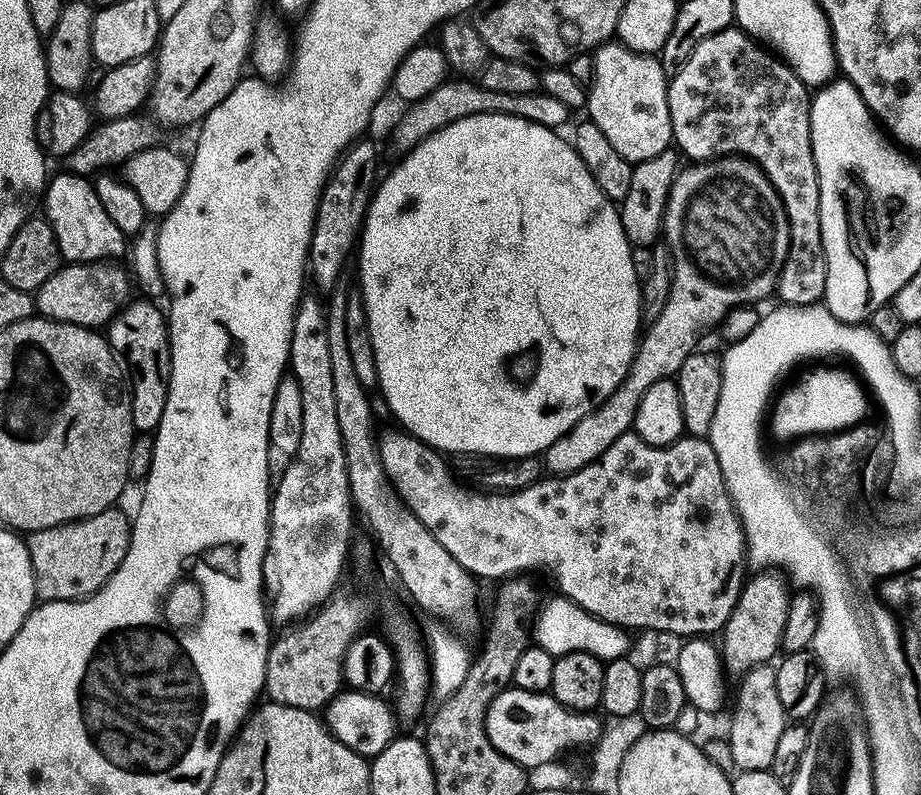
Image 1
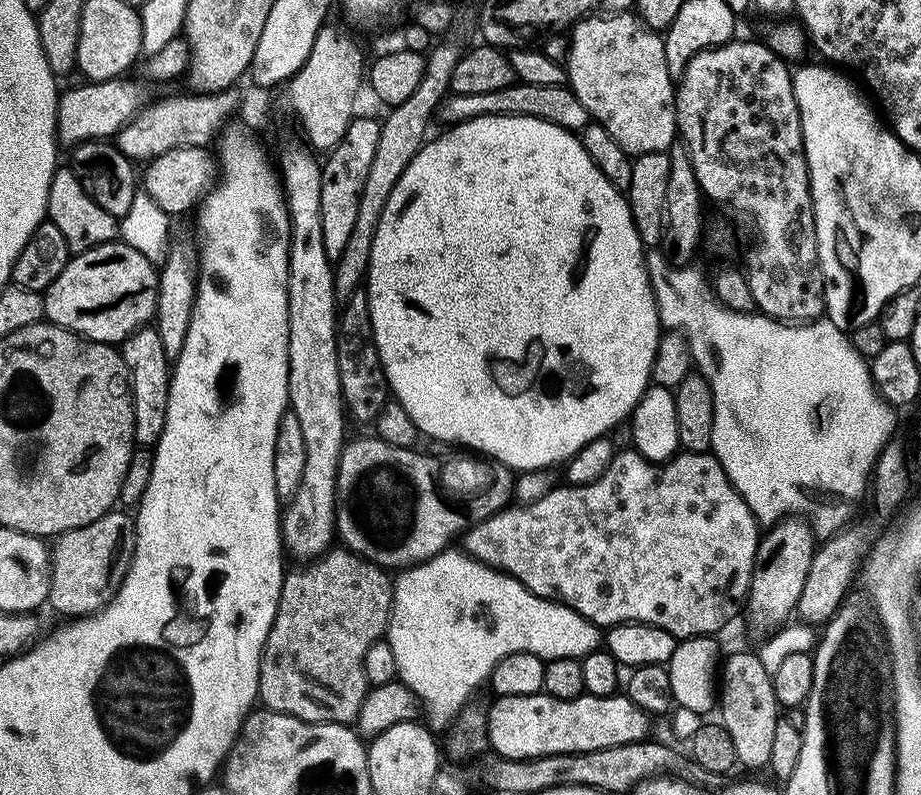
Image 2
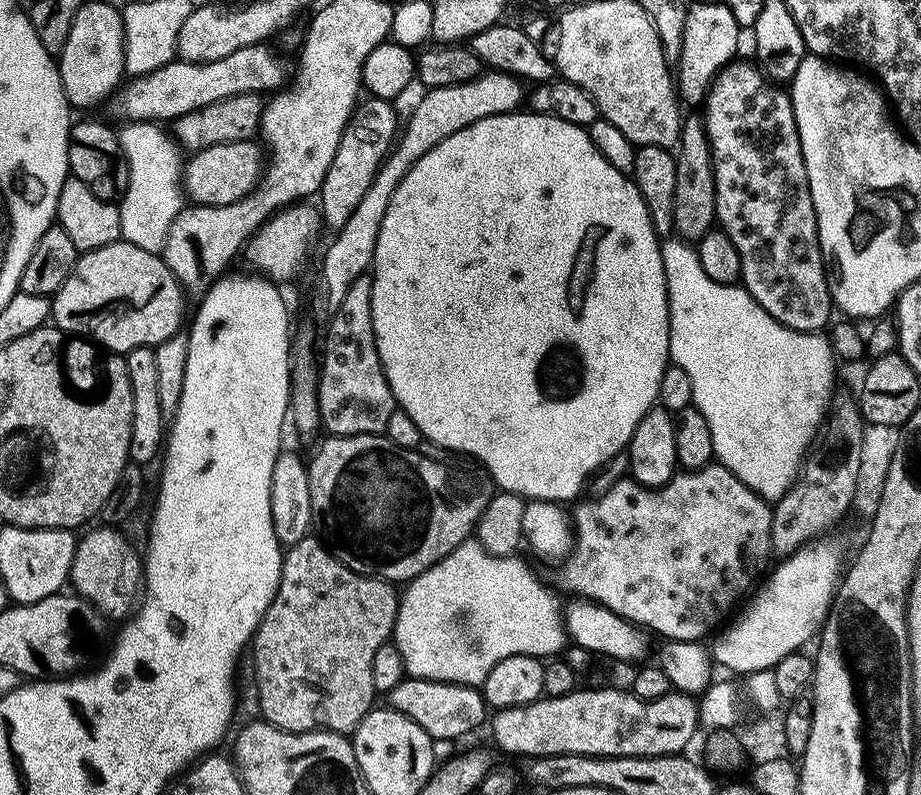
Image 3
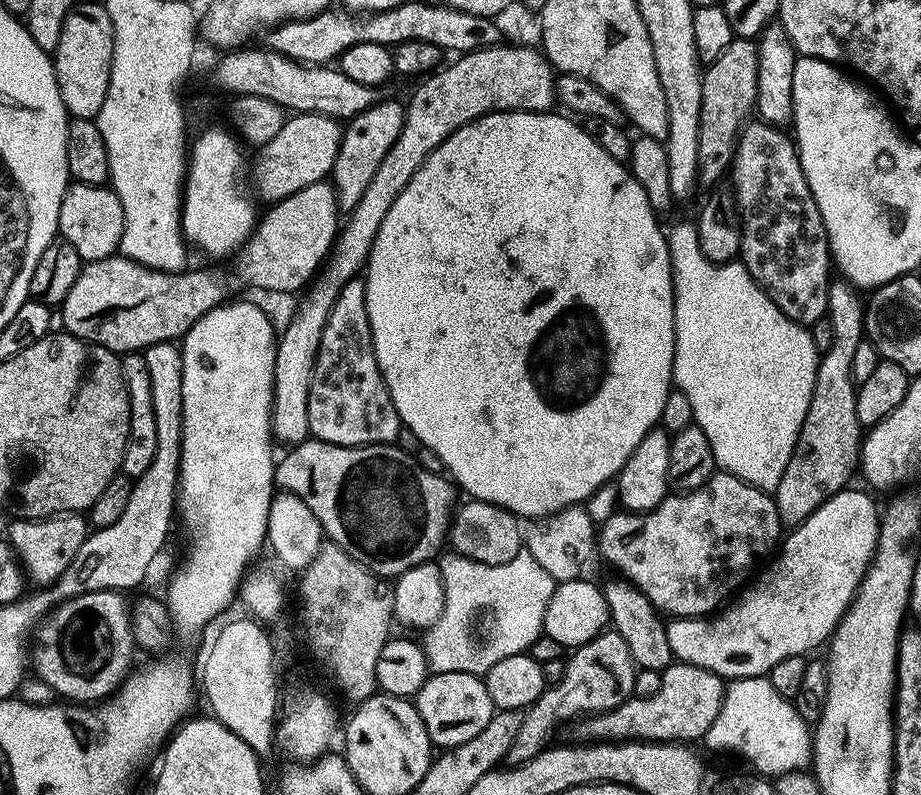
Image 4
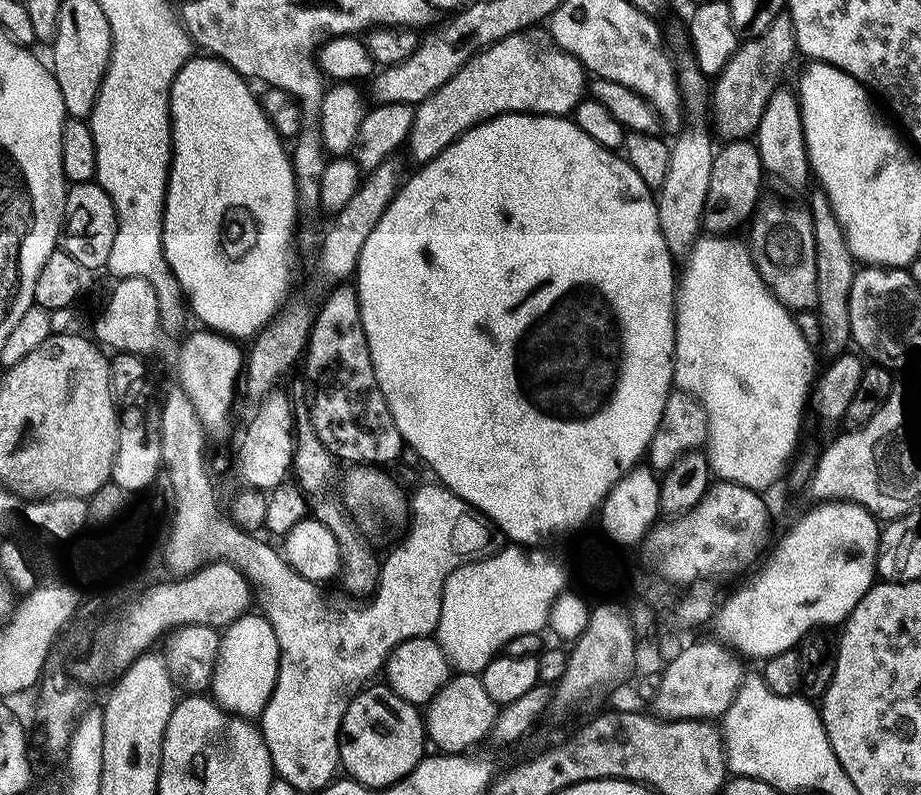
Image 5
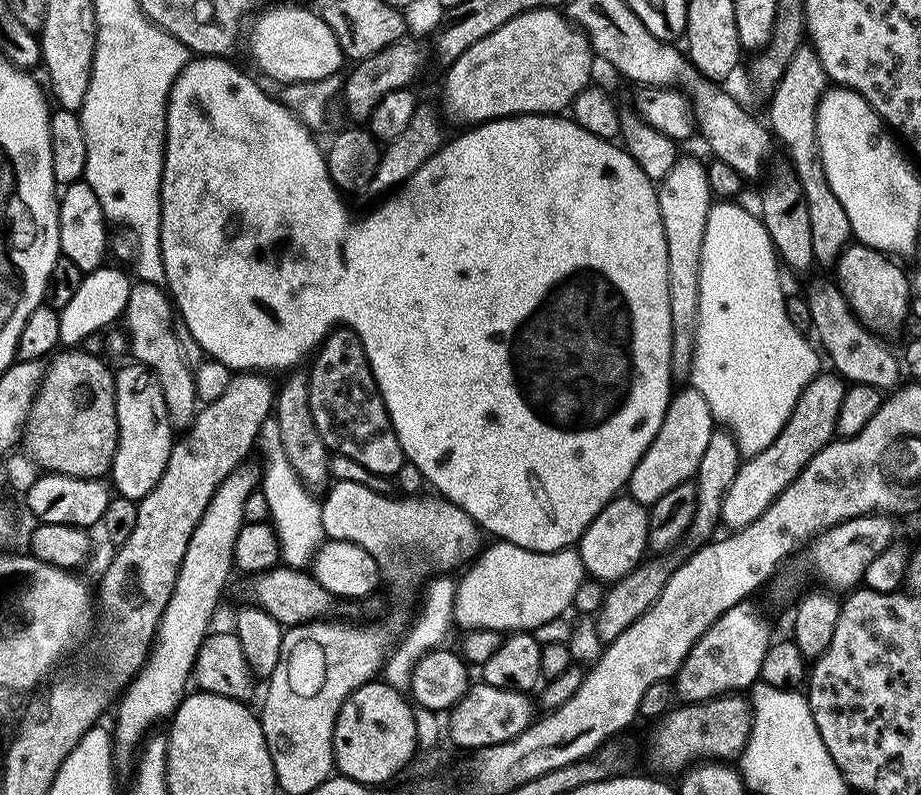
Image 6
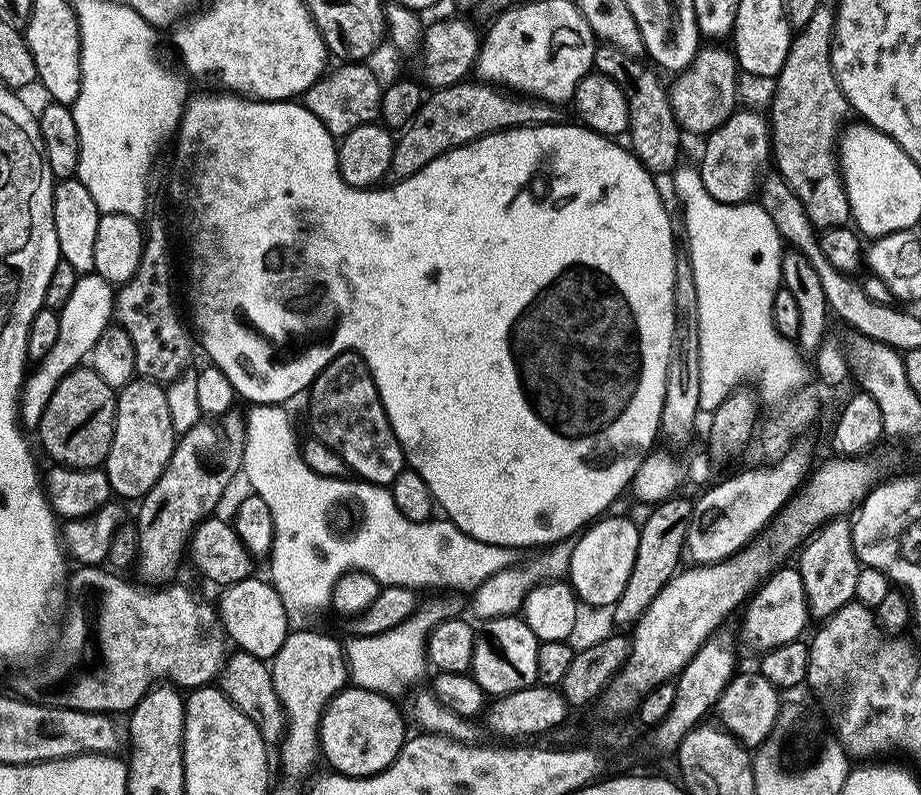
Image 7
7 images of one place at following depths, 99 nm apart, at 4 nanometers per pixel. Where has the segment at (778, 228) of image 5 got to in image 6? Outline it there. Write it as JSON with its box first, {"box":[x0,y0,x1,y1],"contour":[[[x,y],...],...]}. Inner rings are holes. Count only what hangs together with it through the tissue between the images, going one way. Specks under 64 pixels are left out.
{"box":[808,279,902,390],"contour":[[[831,279],[816,280],[808,288],[808,312],[812,315],[815,339],[823,355],[833,364],[835,374],[852,384],[865,384],[881,390],[892,390],[901,383],[902,364],[887,348],[881,337],[869,331],[857,319],[838,284]],[[824,347],[824,348],[823,348]],[[828,355],[828,356],[827,356]],[[900,380],[900,381],[899,381]],[[888,388],[888,389],[887,389]]]}

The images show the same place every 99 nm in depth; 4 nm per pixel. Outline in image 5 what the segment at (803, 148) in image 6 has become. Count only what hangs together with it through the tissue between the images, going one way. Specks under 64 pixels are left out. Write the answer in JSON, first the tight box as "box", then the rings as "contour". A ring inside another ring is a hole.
{"box":[810,190,858,358],"contour":[[[822,190],[813,191],[810,211],[814,222],[814,248],[818,258],[818,302],[820,332],[824,335],[824,348],[829,357],[835,358],[849,347],[851,336],[850,292],[854,283],[858,261],[846,242],[846,234],[830,206],[828,196]]]}

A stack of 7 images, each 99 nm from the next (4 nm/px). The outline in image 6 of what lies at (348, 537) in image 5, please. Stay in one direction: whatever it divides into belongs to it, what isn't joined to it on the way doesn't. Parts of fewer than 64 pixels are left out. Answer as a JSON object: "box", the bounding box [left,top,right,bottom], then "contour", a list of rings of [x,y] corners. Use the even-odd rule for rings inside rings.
{"box":[274,370,329,490],"contour":[[[292,370],[287,373],[284,385],[279,385],[274,405],[274,424],[280,435],[279,451],[290,462],[294,474],[309,490],[323,489],[329,483],[328,447],[322,442],[322,434],[318,434],[318,426],[314,426],[314,414],[310,414],[310,382],[308,372]]]}

